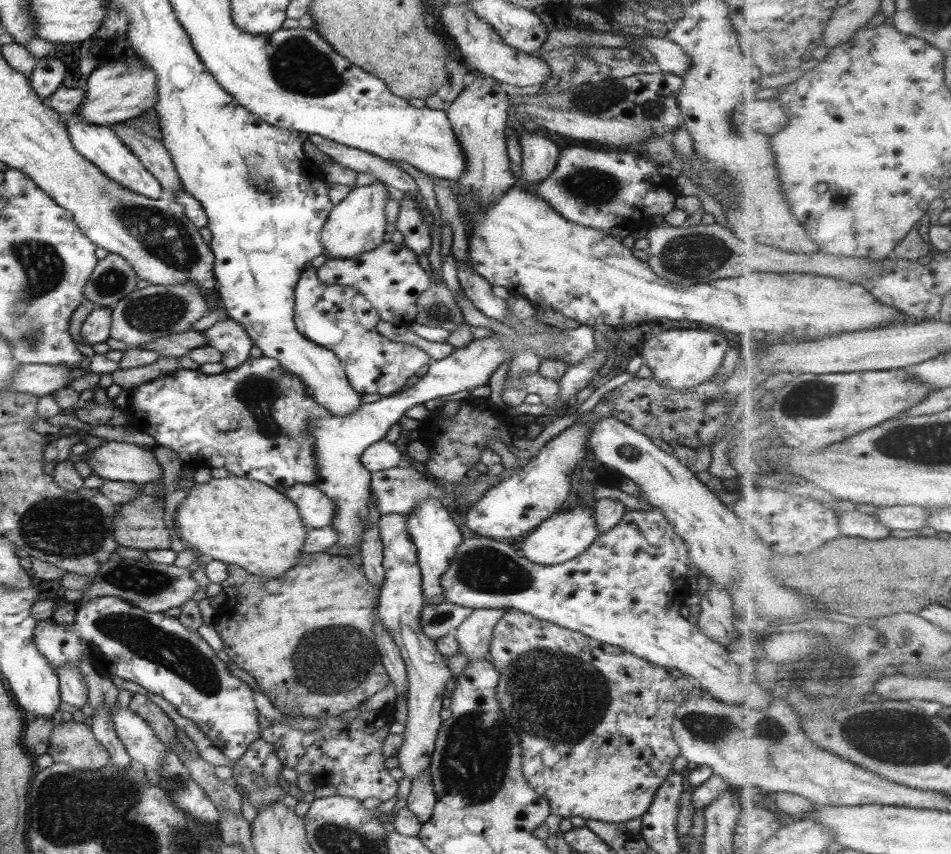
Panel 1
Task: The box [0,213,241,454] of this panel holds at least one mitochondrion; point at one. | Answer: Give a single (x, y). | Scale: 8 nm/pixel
(43, 268)

